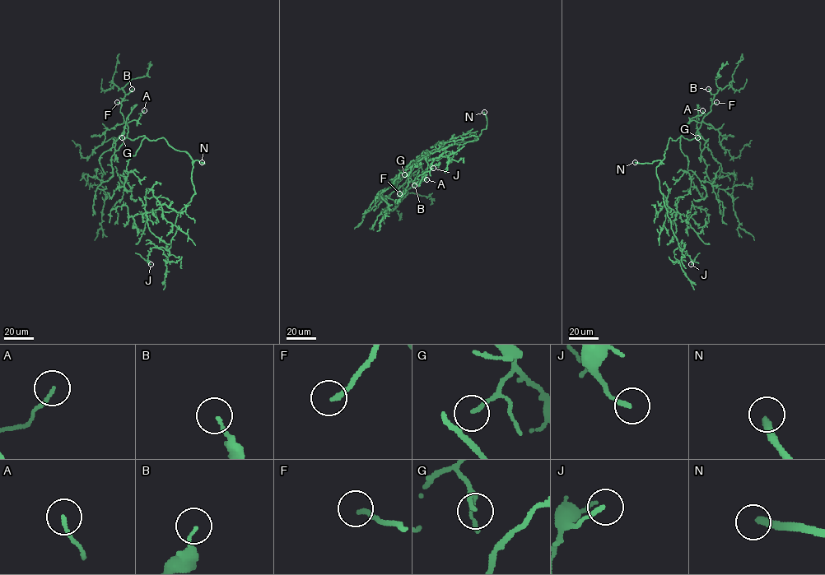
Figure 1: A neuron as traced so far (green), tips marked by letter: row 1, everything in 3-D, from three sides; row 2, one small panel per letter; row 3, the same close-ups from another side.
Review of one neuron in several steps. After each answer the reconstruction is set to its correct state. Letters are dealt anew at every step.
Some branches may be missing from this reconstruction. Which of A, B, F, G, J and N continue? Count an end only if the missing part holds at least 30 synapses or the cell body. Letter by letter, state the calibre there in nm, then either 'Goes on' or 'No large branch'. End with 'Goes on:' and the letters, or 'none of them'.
A: Thickness 130 nm. No large branch
B: Thickness 110 nm. No large branch
F: Thickness 170 nm. Goes on
G: Thickness 140 nm. Goes on
J: Thickness 160 nm. No large branch
N: Thickness 280 nm. Goes on
Goes on: F, G, N

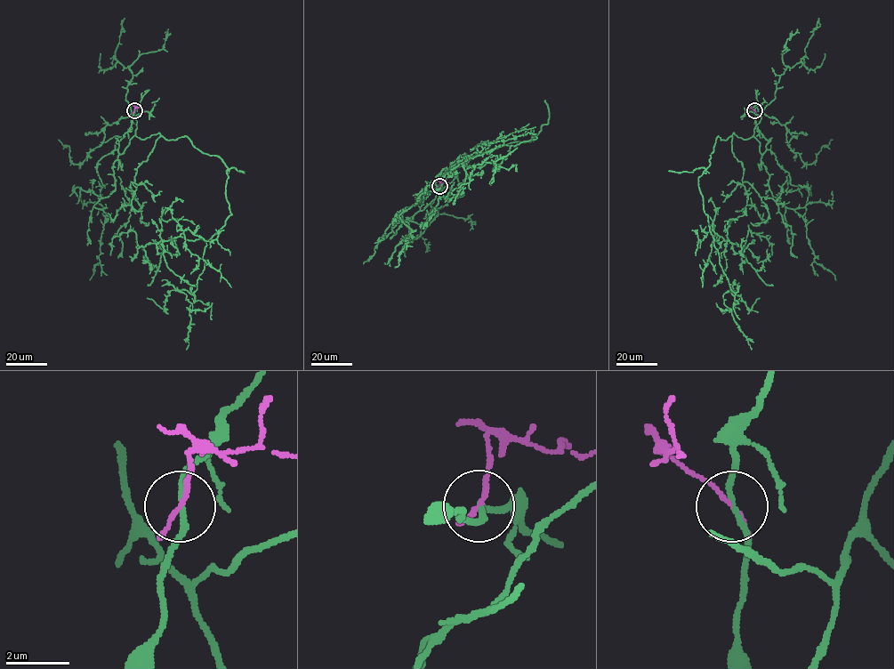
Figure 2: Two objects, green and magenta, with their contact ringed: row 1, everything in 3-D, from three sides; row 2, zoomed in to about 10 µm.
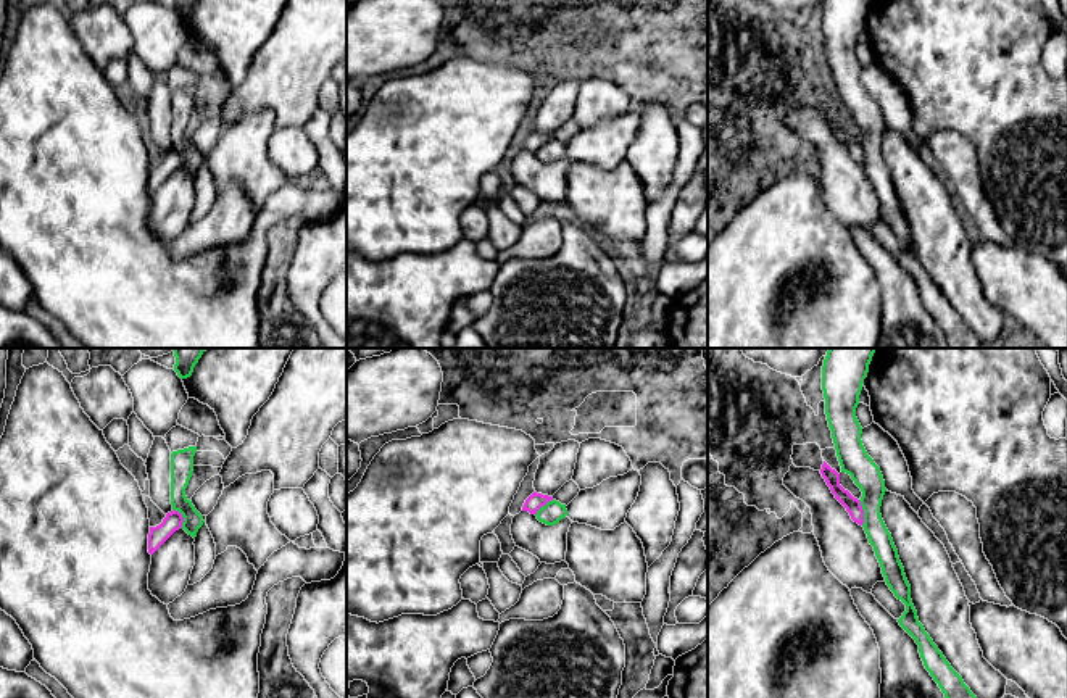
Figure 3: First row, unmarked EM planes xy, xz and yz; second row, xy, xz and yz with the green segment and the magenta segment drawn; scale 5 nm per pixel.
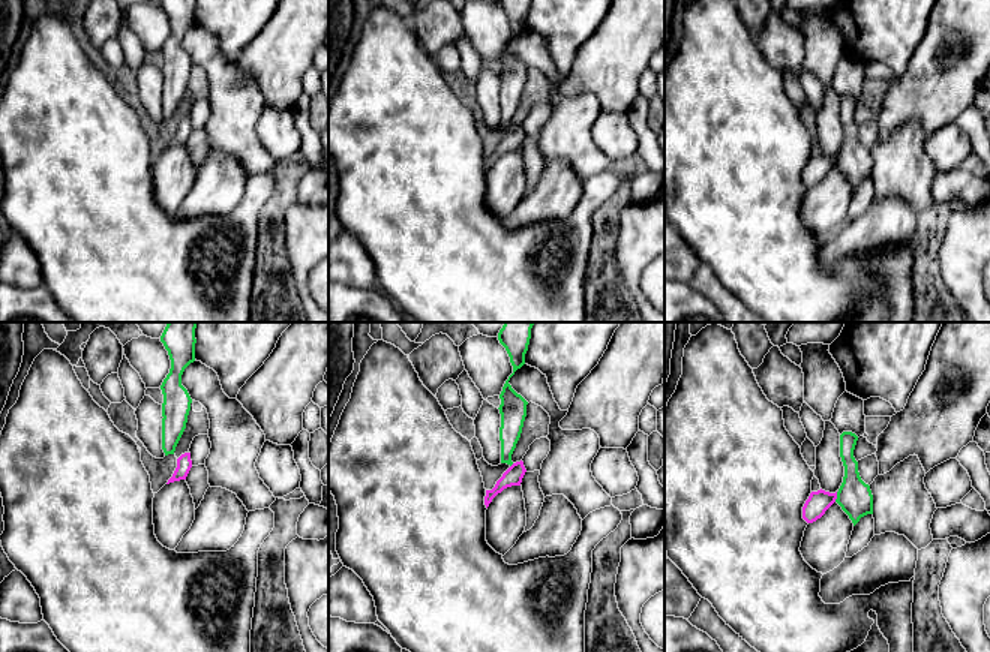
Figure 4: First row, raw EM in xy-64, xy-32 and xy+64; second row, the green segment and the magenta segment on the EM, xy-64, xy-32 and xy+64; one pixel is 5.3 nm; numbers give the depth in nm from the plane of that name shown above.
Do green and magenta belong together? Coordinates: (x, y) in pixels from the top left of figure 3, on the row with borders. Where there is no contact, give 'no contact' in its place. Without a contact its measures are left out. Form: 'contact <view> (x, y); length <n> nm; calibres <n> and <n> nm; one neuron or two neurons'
contact yz (864, 513); length 130 nm; calibres 140 and 80 nm; two neurons

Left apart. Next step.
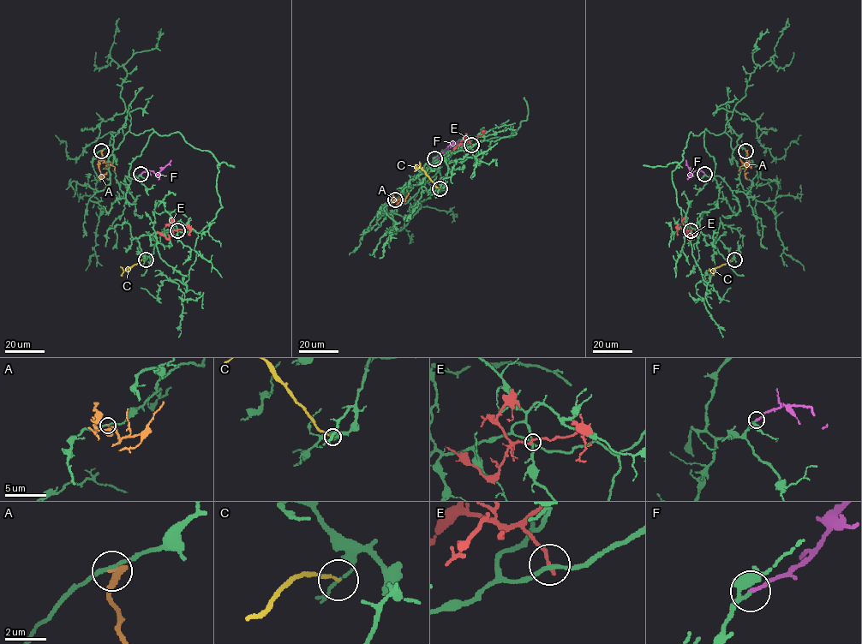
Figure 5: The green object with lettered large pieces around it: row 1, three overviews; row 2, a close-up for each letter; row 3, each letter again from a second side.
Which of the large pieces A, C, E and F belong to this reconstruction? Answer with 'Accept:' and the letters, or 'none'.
Accept: F

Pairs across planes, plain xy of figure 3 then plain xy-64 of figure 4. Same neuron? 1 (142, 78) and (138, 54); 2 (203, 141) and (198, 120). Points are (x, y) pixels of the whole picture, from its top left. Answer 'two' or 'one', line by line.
1: one
2: one

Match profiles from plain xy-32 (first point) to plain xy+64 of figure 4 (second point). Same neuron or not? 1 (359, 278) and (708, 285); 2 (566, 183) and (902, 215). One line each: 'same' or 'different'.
1: different
2: same

